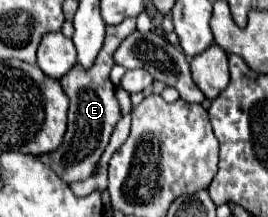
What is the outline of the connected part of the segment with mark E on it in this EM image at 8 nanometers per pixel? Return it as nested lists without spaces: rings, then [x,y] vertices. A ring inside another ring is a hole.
[[[128,17],[120,25],[108,25],[108,33],[104,39],[104,47],[100,49],[92,69],[84,69],[80,63],[76,63],[62,79],[60,85],[64,93],[70,99],[70,109],[68,109],[68,129],[64,135],[62,145],[46,155],[38,155],[44,165],[48,165],[62,181],[66,179],[88,179],[92,175],[92,169],[100,155],[104,153],[104,147],[108,145],[108,139],[112,135],[112,129],[116,121],[120,119],[120,109],[114,97],[114,83],[110,81],[110,69],[114,67],[112,53],[120,47],[120,41],[128,37],[136,29],[136,19]]]

